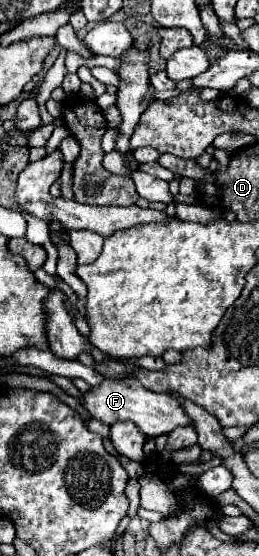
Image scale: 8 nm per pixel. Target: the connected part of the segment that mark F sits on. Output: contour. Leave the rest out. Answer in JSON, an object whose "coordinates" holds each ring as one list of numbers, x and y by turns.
{"coordinates":[[123,378,123,380,103,380,101,386,95,386,89,394,85,394,83,406,87,412,101,420,103,424,111,426,115,422,133,422,145,436,157,438,161,434,169,434,177,426,193,424,193,420,183,412,183,406,169,394,155,394,151,390,145,390,139,380]]}

